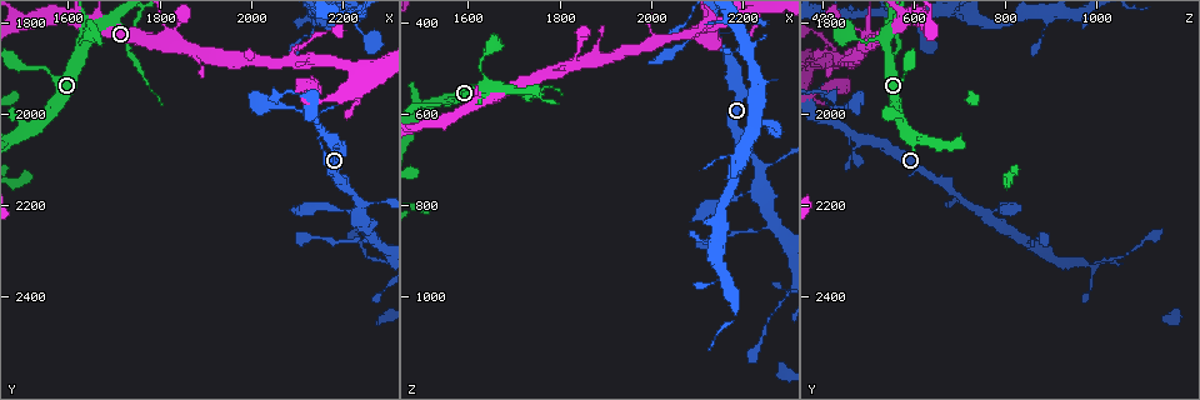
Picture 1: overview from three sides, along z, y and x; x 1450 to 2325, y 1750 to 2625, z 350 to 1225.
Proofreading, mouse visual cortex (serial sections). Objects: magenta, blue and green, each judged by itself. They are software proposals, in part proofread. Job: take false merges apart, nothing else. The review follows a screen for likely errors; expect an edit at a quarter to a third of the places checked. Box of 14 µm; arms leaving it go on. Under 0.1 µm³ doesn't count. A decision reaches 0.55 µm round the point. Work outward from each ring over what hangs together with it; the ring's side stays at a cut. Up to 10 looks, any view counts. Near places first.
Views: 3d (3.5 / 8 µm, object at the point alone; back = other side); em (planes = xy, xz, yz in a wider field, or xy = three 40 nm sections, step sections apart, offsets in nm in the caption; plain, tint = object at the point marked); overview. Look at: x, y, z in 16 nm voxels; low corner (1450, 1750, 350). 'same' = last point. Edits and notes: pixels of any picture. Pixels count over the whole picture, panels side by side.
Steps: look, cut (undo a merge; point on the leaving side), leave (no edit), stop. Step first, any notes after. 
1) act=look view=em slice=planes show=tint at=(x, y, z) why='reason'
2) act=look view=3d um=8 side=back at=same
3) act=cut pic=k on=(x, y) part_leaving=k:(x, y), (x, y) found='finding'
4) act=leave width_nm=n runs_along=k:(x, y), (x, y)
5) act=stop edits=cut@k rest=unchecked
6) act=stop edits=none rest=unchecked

act=look view=em slice=xy step=1 show=tint at=(1815, 1845, 495)

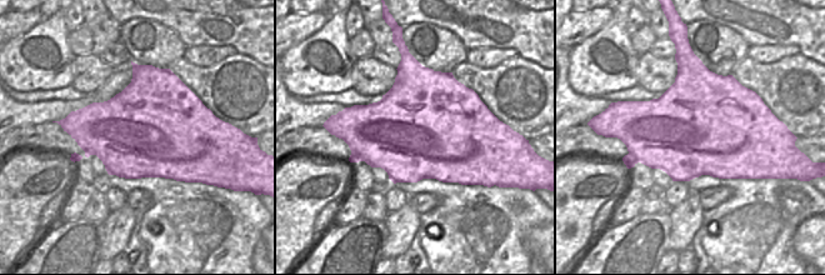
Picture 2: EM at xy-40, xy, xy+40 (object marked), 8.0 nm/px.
act=look view=3d um=3.5 side=back at=same why='wider look'

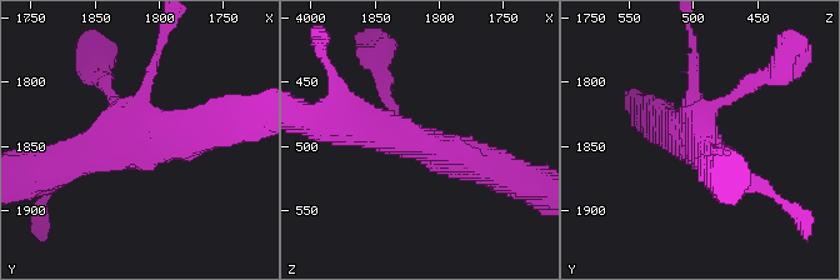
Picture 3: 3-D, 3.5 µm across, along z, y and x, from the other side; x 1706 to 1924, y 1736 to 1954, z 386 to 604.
act=leave found='continuous, no second cell'

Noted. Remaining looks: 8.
act=look view=3d um=3.5 at=(2080, 1885, 430) why='three arms meet'

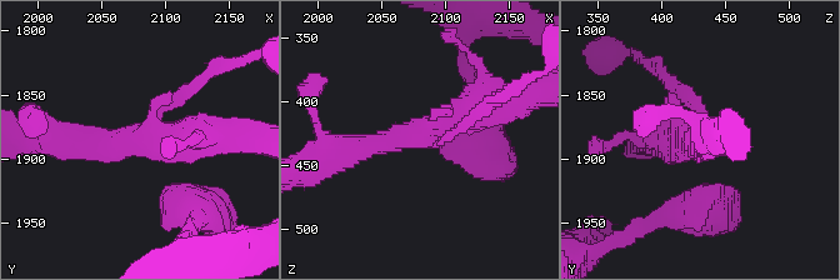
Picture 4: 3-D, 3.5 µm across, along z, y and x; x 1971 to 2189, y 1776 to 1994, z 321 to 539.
act=look view=em slice=xy step=2 show=tint at=(2078, 1882, 426) why='now the EM'

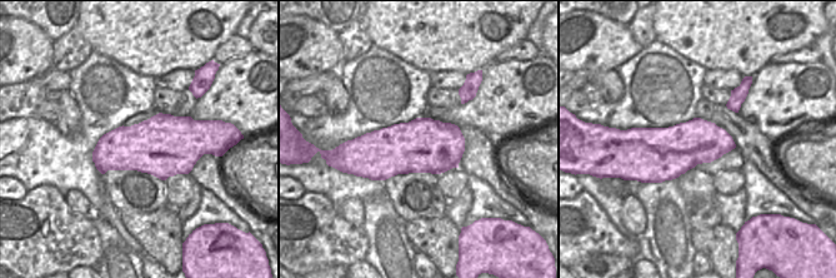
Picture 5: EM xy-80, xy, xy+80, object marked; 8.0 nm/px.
act=leave runs_along=4:(336, 154), (418, 135), (494, 100) found='one cell here'

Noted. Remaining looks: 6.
act=look view=3d um=8 at=(2270, 2190, 710)

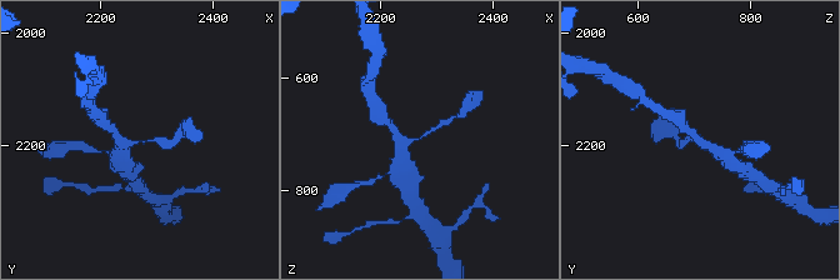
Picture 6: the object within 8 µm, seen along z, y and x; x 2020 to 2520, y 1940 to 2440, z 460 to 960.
act=look view=3d um=3.5 at=(2270, 2190, 710)

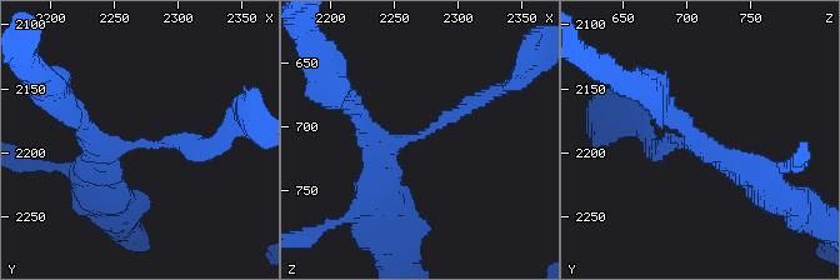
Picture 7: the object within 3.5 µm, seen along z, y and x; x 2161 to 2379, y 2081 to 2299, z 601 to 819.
act=look view=em slice=planes show=tint at=(2266, 2194, 706) why='shape alone is not enough'

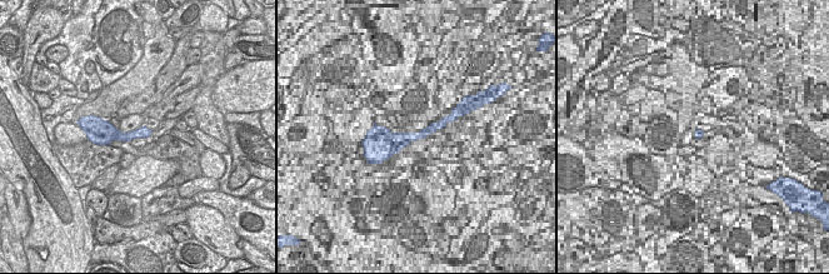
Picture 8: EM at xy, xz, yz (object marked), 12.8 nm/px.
act=leave arm_widths_nm=200,250,300 runs_along=7:(79, 116), (98, 146), (183, 143), (205, 158) found='one cell here'

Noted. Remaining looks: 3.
act=look view=3d um=3.5 at=(2265, 2270, 840) why='sharp bend'

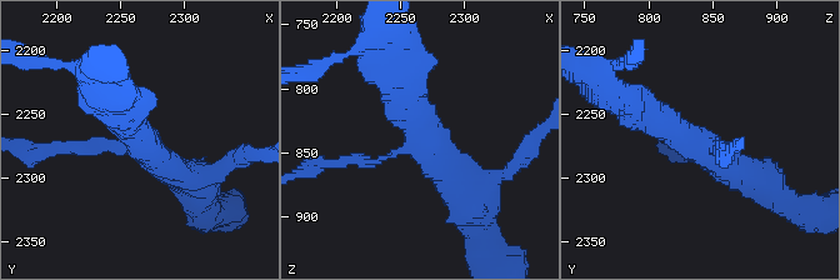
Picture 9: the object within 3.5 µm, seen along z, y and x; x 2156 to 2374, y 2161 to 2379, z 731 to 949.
act=look view=em slice=xy step=1 show=tint at=(2268, 2274, 840) arms=3 arm_widths_nm=100,400,450 why='need the tissue'

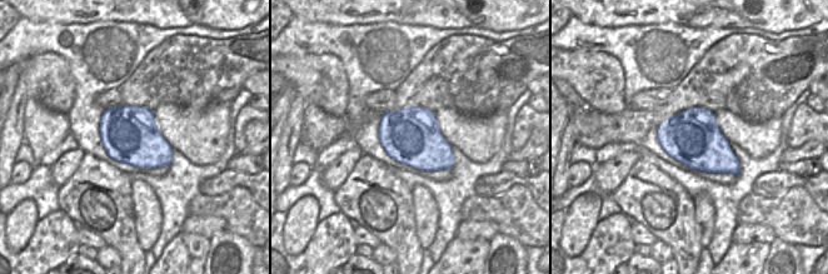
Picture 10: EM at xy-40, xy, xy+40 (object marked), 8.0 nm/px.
act=look view=em slice=planes show=tint at=same

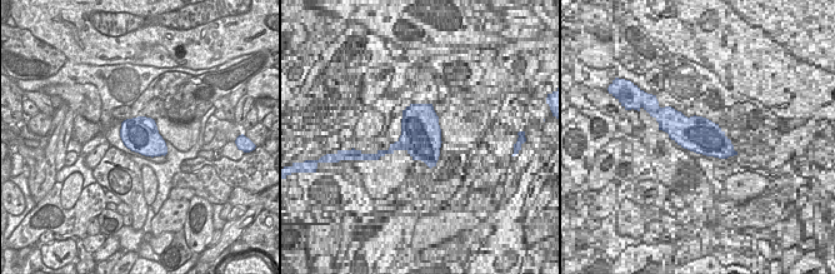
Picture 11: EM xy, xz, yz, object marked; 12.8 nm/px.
act=leave runs_along=9:(638, 105), (755, 179) found='all the same cell'

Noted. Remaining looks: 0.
act=stop edits=none rest=unchecked

